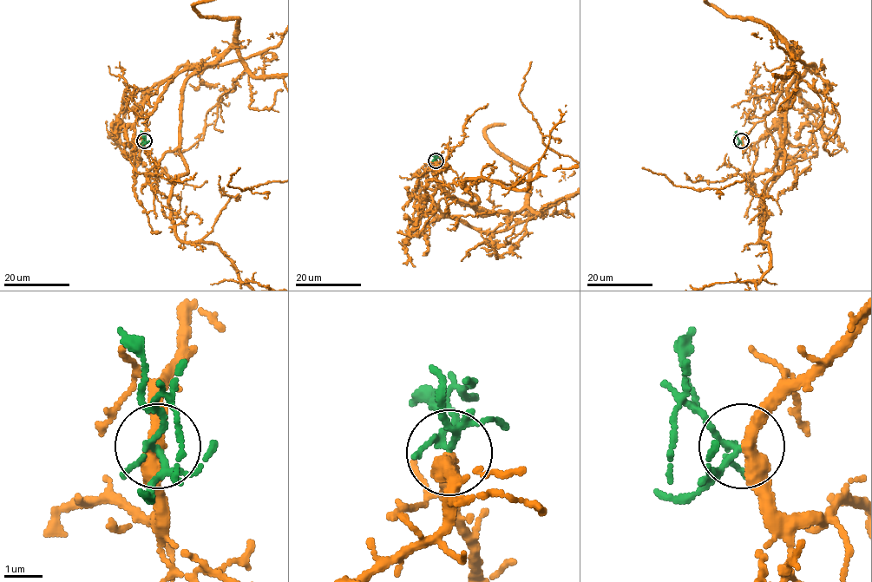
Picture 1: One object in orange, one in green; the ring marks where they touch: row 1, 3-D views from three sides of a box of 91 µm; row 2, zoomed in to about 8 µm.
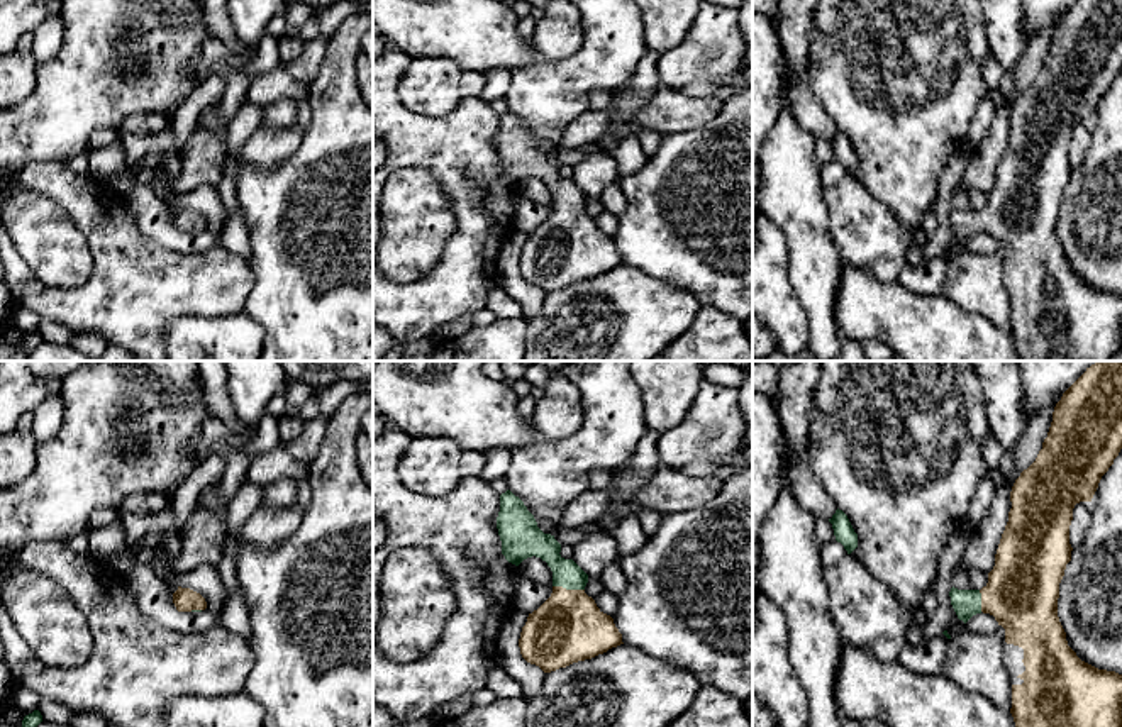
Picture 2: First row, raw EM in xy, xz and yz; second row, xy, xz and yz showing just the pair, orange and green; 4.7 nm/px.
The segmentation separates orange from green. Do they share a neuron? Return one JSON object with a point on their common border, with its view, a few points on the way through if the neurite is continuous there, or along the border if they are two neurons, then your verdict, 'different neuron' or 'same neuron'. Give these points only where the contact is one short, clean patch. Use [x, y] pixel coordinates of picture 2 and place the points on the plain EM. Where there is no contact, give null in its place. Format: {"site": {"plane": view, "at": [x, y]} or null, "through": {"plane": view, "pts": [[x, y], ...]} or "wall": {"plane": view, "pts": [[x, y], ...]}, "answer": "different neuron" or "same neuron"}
{"site": {"plane": "xz", "at": [568, 210]}, "through": {"plane": "xz", "pts": [[568, 248], [568, 210], [566, 194]]}, "answer": "same neuron"}

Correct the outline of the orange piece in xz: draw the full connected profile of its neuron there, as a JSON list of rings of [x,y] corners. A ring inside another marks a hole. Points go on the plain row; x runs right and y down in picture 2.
[[[510,110],[500,115],[497,149],[508,183],[519,186],[536,176],[553,191],[551,217],[529,234],[520,253],[519,268],[527,283],[551,293],[624,264],[614,239],[585,214],[588,195],[559,175],[561,164],[537,147]]]

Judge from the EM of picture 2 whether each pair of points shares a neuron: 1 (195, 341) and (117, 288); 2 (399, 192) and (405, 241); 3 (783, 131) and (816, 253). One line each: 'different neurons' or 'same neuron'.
1: different neurons
2: same neuron
3: same neuron

